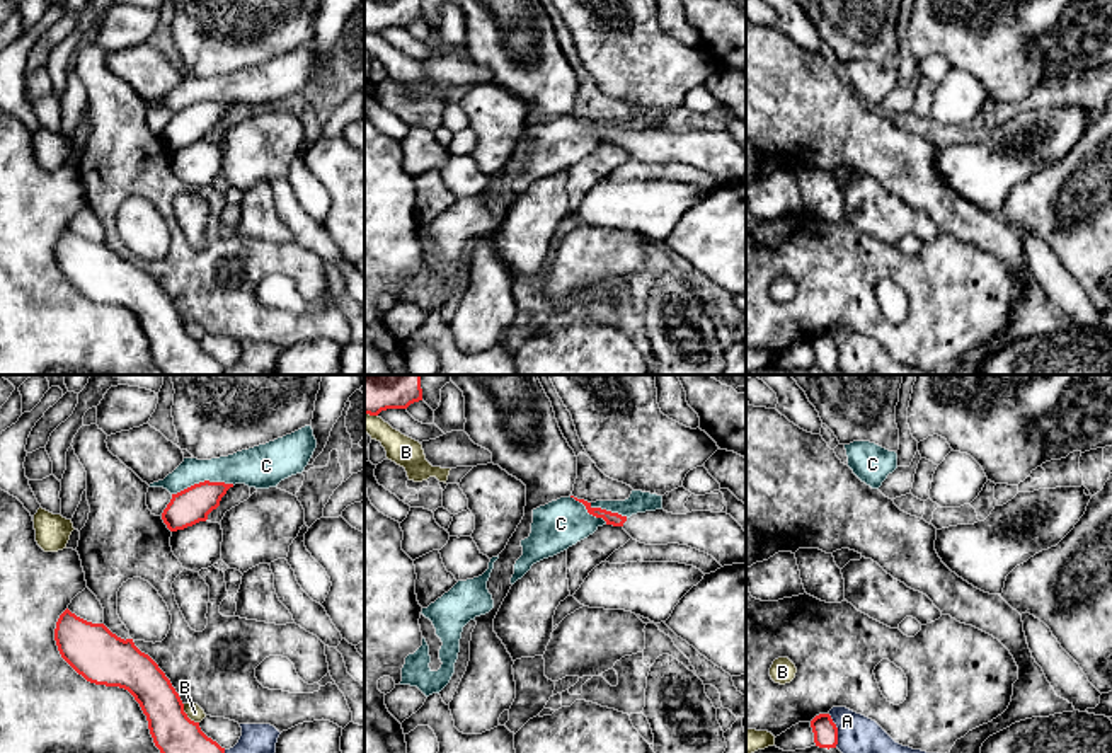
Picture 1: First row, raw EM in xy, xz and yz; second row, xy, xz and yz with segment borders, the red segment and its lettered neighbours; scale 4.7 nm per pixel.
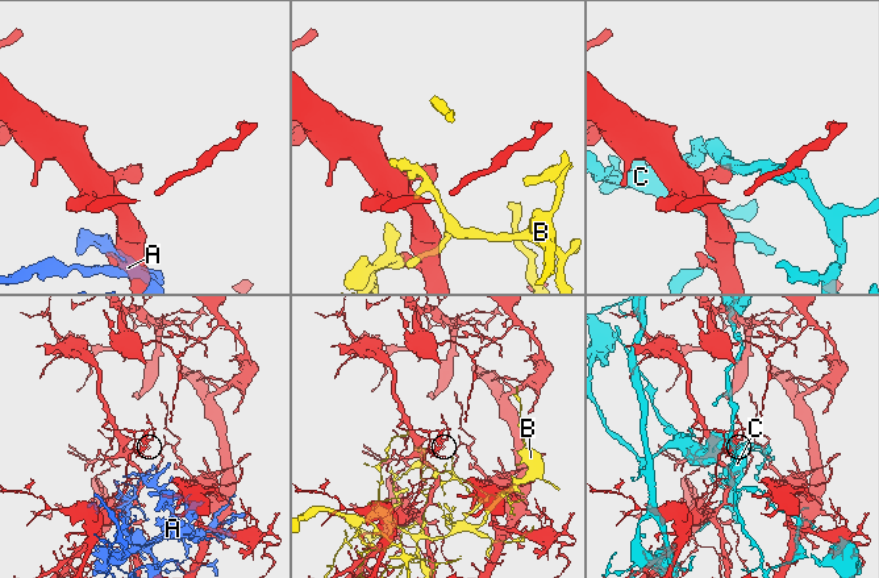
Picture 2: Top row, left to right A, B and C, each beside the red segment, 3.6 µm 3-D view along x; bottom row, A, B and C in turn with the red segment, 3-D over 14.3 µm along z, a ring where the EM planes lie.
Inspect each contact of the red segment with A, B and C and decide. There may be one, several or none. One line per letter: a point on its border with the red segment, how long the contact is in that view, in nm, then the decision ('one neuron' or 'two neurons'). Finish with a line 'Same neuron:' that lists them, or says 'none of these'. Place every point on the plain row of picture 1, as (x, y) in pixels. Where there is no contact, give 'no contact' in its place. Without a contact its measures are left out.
A: yz (836, 350) | 170 nm | two neurons
B: xy (186, 334) | 120 nm | two neurons
C: xy (205, 99) | 300 nm | two neurons
Same neuron: none of these

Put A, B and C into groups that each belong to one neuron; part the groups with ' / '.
A / B / C

